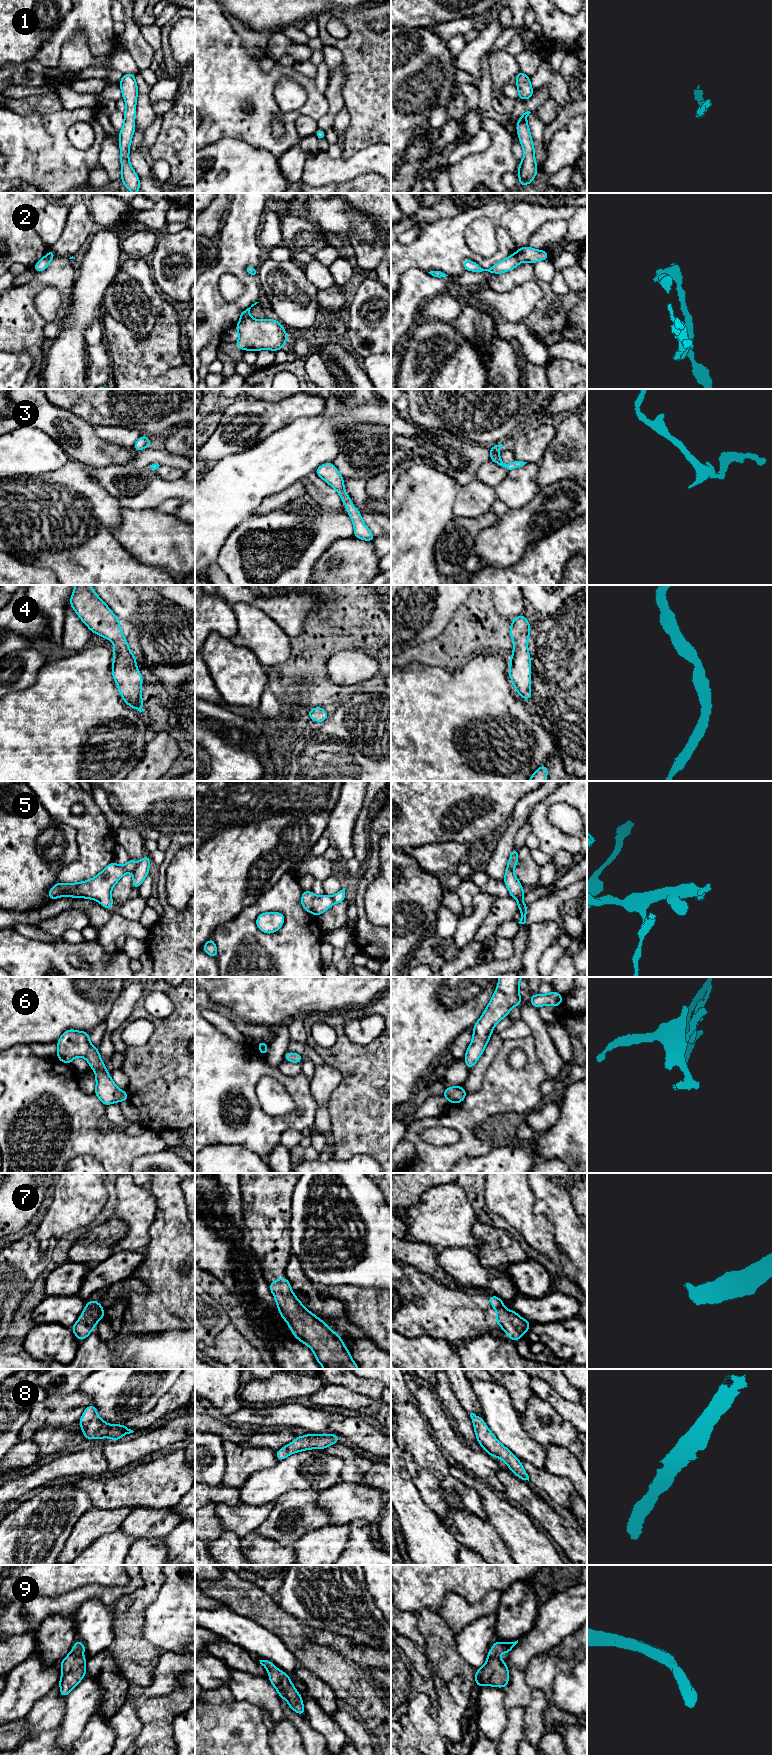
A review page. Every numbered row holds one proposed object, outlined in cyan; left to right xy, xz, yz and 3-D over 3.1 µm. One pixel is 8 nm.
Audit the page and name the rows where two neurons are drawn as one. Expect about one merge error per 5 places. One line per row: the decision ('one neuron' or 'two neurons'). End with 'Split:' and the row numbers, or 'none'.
1: one neuron
2: one neuron
3: one neuron
4: one neuron
5: two neurons
6: one neuron
7: one neuron
8: one neuron
9: one neuron
Split: 5

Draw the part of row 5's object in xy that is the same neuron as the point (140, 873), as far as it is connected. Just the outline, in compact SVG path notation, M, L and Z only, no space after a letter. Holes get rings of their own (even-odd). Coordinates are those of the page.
M142 856L141 861L137 864L136 869L133 871L133 889L139 889L144 879L149 874L150 856Z

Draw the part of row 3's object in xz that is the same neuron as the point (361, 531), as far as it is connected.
M332 462L324 463L315 470L315 473L327 484L333 487L340 495L341 500L347 508L348 515L354 525L353 537L374 542L375 536L363 522L361 513L352 504L351 498L346 493L344 488L344 478L341 476L334 464Z

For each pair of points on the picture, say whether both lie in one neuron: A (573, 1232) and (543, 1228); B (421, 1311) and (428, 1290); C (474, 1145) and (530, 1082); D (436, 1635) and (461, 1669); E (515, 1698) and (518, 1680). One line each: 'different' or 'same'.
A: different
B: same
C: same
D: same
E: same

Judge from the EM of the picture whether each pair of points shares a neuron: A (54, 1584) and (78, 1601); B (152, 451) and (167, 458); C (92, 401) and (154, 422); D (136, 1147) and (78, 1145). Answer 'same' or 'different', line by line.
A: different
B: same
C: same
D: same

